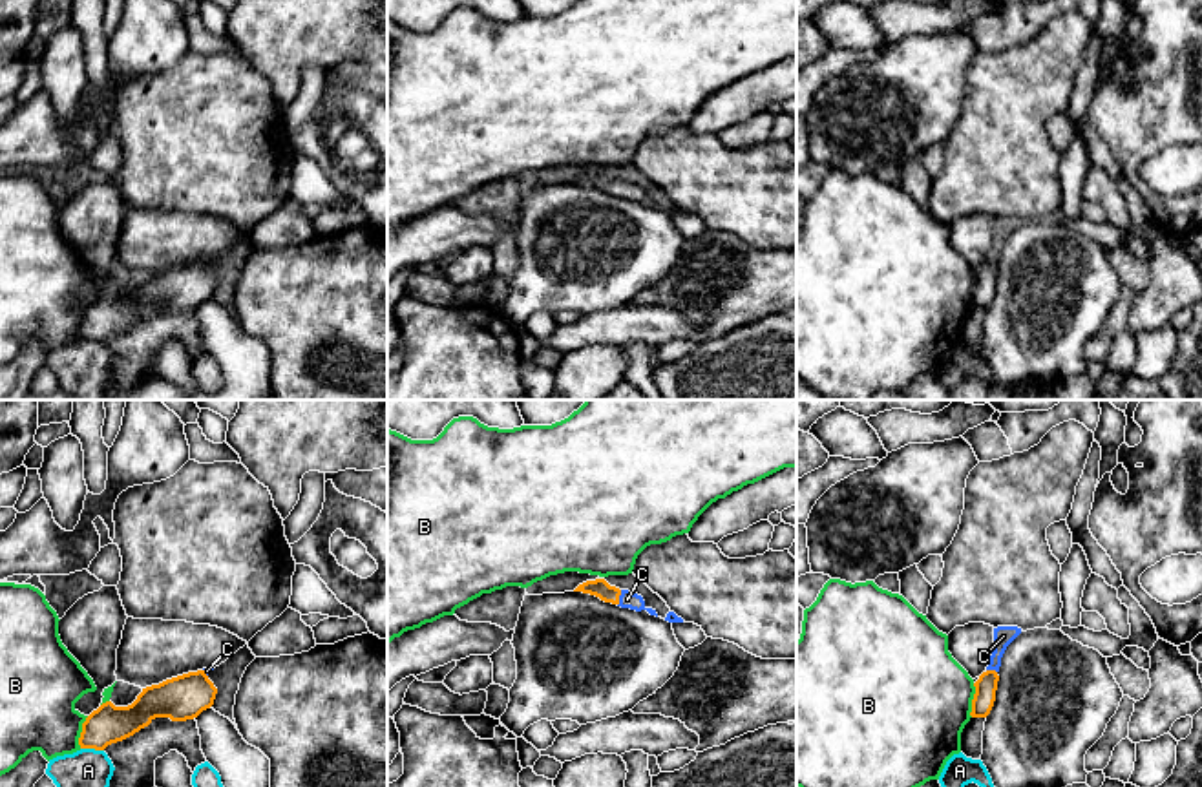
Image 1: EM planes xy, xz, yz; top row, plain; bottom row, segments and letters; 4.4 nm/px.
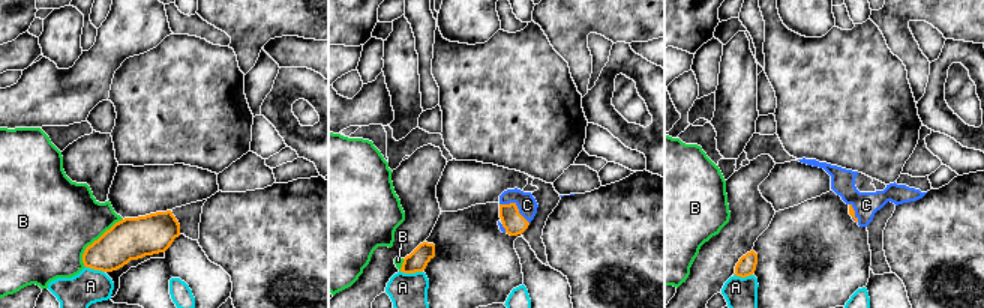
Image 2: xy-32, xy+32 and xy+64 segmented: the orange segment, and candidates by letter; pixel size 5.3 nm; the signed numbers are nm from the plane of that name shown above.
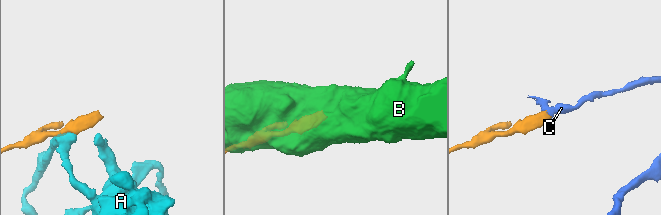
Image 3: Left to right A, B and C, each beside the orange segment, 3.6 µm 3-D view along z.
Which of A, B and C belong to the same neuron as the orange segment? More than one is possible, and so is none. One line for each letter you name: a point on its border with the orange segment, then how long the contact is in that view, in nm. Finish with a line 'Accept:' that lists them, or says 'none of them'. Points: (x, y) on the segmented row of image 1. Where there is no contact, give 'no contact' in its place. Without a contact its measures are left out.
C: xz (618, 598) | 70 nm
Accept: C

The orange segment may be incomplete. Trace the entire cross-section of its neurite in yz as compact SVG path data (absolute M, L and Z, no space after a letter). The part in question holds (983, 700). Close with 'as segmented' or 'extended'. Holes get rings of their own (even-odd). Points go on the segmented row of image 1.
M997 626L994 628L994 652L990 656L990 663L986 670L979 676L979 679L974 683L975 694L972 699L972 718L986 718L994 707L996 701L996 690L999 681L999 666L1001 657L1007 650L1007 646L1021 634L1021 628L1017 626Z; extended

